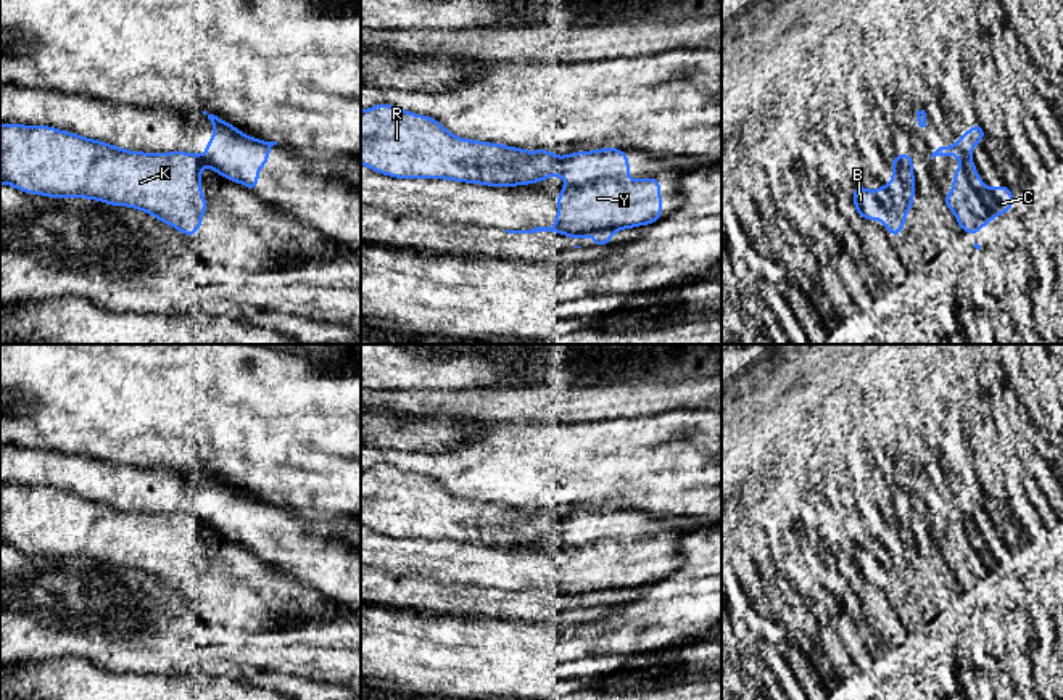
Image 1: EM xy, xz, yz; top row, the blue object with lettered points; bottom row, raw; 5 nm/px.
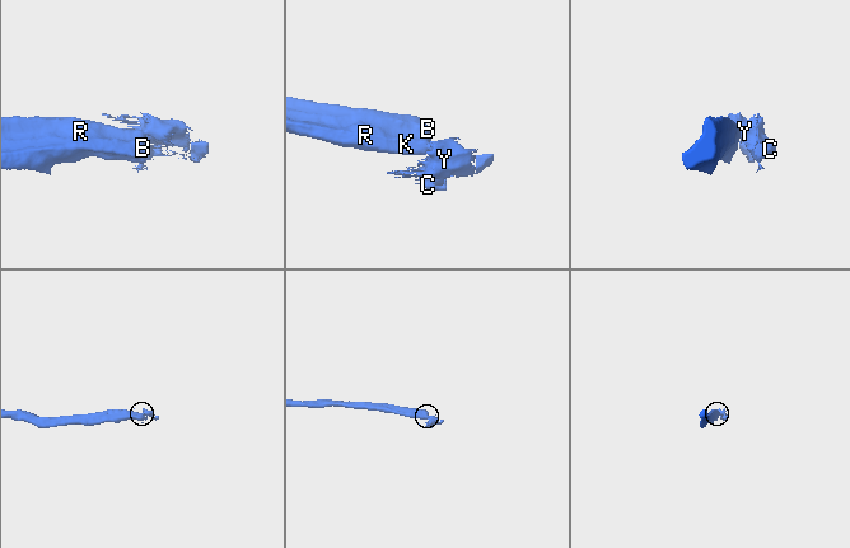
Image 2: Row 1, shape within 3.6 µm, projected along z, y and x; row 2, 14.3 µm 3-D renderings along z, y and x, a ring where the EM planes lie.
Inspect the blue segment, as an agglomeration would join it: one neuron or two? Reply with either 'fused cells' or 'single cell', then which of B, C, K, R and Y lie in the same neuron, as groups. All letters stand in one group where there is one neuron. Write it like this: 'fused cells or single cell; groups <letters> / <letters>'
fused cells; groups B K R / C Y

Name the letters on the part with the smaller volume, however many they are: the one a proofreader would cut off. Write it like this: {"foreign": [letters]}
{"foreign": ["C", "Y"]}

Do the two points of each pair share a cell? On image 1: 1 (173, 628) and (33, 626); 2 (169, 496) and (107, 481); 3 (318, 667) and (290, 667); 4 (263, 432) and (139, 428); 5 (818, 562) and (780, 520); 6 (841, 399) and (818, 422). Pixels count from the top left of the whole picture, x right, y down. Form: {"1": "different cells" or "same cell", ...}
{"1": "same cell", "2": "same cell", "3": "same cell", "4": "same cell", "5": "different cells", "6": "same cell"}

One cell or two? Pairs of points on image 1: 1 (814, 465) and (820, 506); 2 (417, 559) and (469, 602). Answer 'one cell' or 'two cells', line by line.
1: two cells
2: two cells

